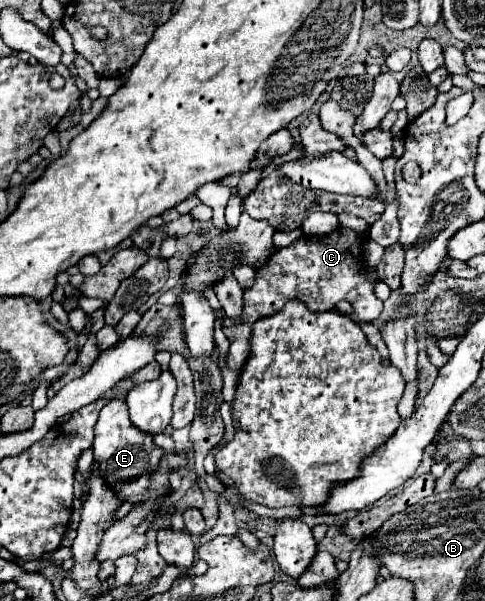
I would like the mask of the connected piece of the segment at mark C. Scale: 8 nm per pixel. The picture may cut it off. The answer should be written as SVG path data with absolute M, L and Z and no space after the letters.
M333 229L329 235L315 237L303 235L289 247L277 249L273 259L265 263L265 267L257 269L253 287L245 289L243 299L243 317L241 321L223 321L223 331L231 341L227 365L233 371L239 371L249 357L249 331L255 321L261 317L275 315L285 307L289 299L301 299L311 311L327 311L333 309L339 301L347 299L355 307L355 317L359 321L375 321L383 309L383 301L375 297L375 283L377 279L369 273L369 267L363 259L363 241L367 239L365 233L355 233L353 229Z

